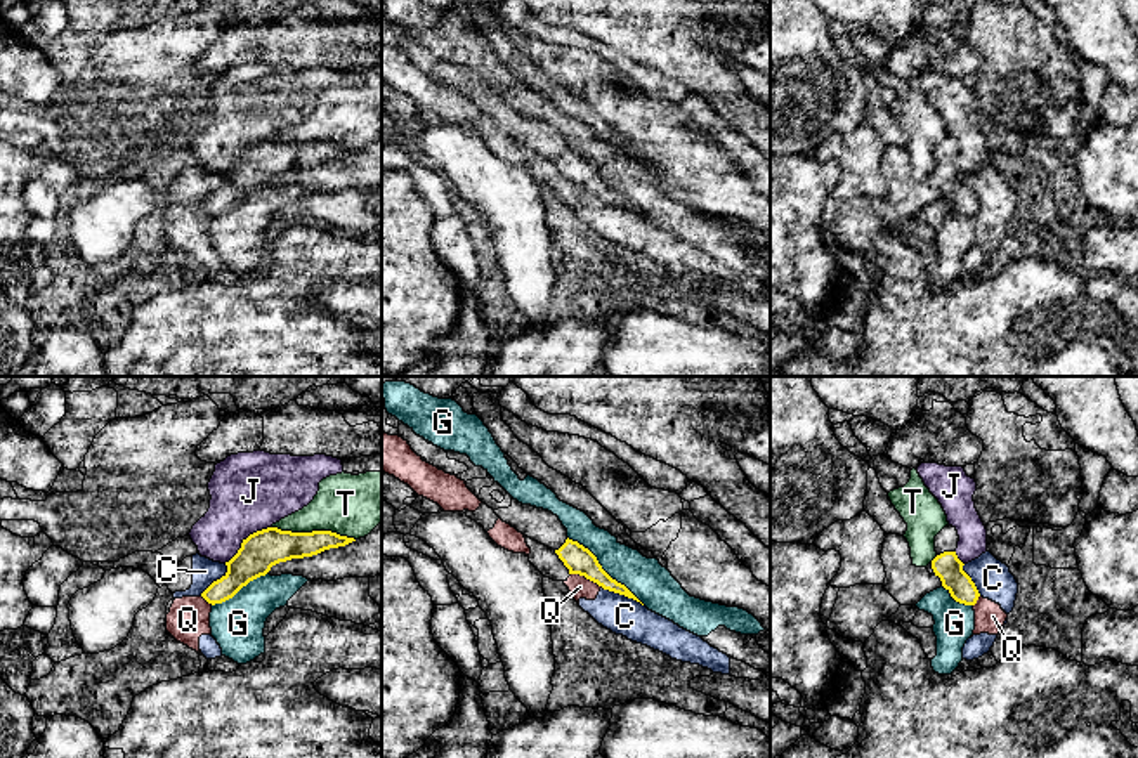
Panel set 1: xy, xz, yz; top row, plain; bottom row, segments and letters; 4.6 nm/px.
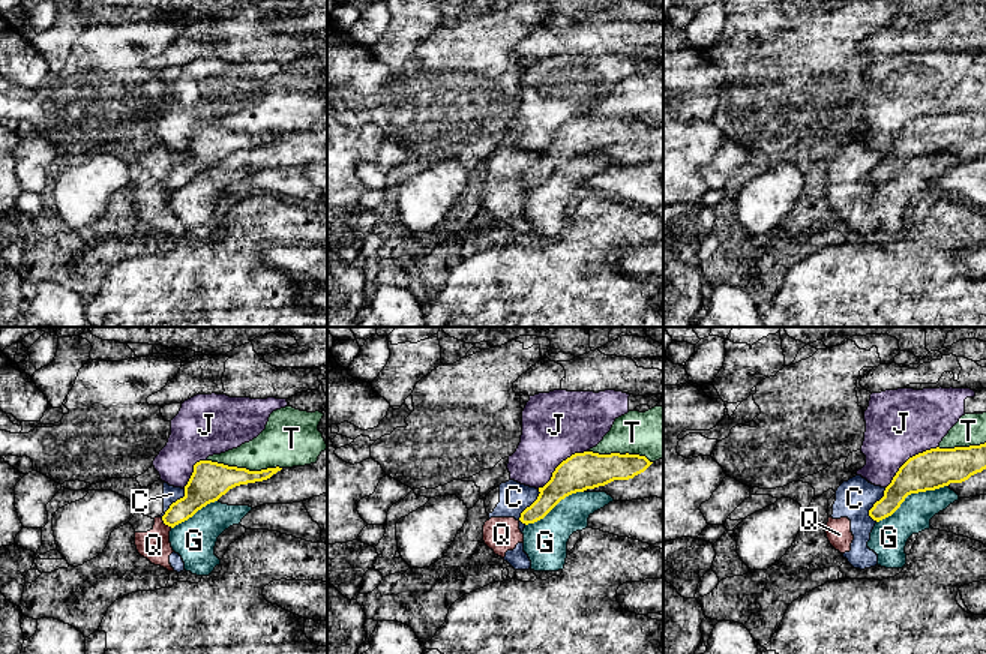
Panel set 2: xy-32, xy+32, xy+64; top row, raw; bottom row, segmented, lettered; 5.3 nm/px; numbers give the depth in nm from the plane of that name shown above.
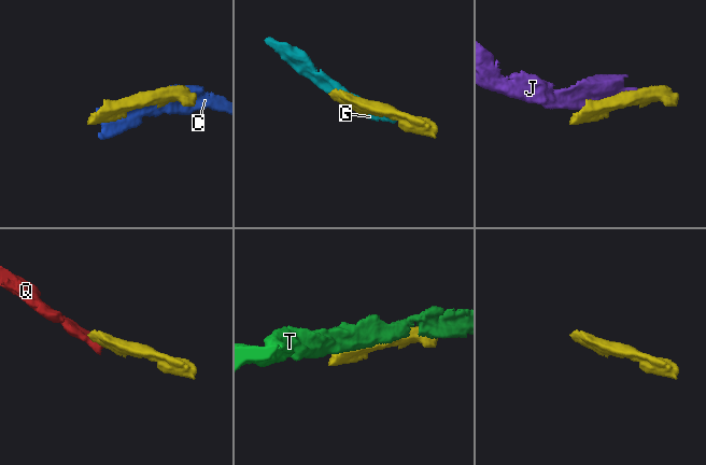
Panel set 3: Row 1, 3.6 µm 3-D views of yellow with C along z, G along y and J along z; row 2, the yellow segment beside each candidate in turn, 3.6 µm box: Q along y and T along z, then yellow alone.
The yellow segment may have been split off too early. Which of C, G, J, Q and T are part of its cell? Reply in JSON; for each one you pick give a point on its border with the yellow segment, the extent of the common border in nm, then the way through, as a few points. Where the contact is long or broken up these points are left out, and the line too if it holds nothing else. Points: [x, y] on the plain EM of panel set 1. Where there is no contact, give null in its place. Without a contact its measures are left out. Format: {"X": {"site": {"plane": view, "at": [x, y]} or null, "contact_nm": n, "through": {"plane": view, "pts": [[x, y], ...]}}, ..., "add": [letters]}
{"add": []}

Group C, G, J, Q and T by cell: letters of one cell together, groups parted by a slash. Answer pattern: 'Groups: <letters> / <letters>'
Groups: C Q / G / J / T

